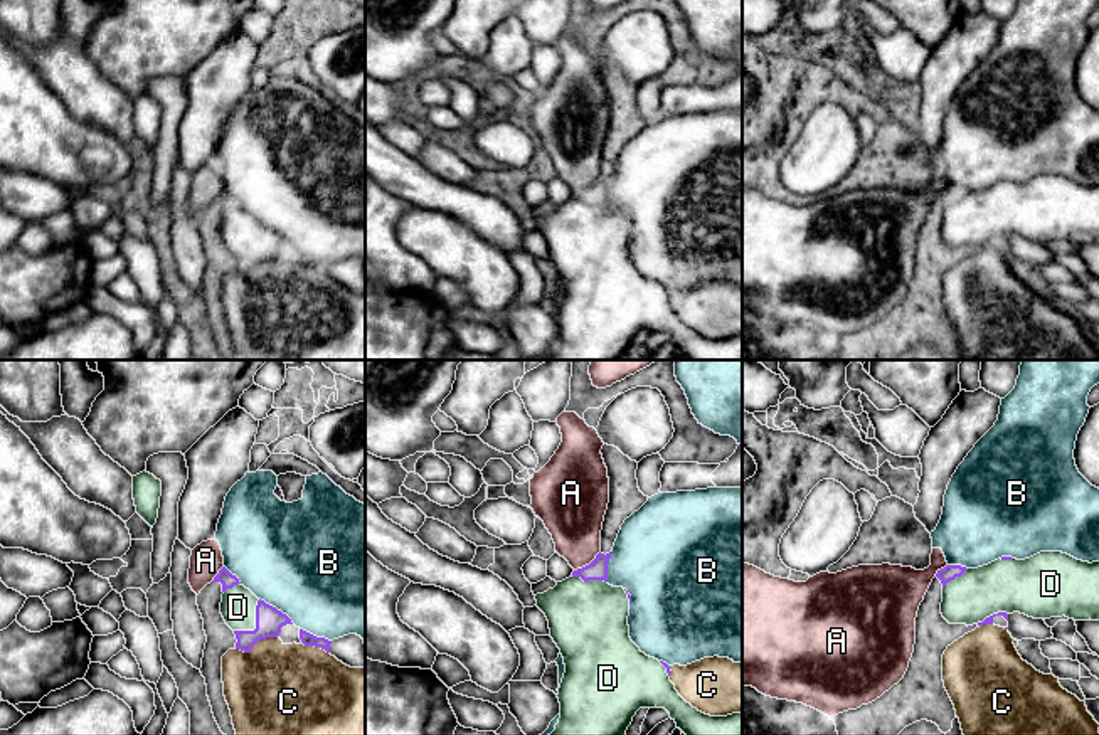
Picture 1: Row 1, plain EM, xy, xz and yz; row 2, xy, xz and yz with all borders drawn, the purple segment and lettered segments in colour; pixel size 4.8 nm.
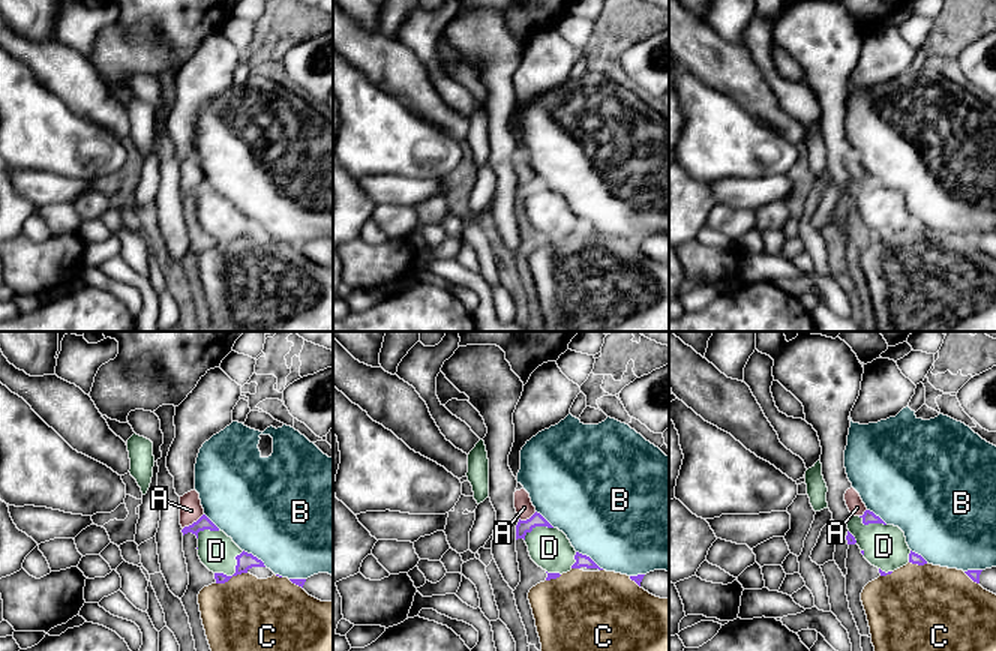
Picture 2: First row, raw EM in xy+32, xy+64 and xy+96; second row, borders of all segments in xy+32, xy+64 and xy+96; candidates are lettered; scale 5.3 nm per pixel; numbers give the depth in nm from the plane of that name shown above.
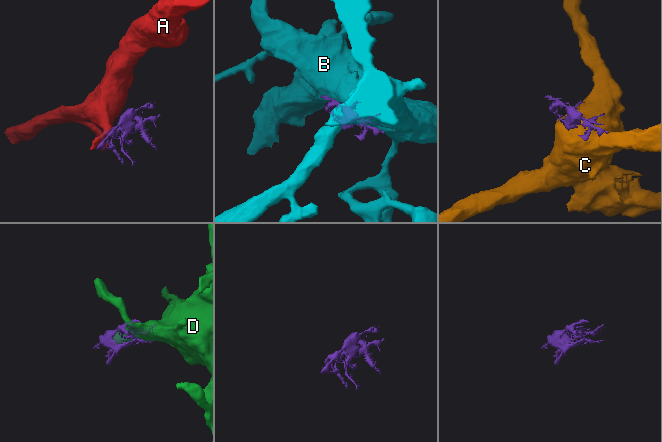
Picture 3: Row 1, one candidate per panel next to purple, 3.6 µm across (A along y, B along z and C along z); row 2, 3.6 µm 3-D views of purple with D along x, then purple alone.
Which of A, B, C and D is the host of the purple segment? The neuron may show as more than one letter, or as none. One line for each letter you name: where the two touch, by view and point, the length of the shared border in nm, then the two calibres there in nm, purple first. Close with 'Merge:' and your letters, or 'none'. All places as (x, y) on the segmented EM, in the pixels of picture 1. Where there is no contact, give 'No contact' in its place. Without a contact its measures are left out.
D: Touches purple at xy (256, 624). Shared border 200 nm. Thickness 130 nm (purple) against 170 nm
Merge: D

